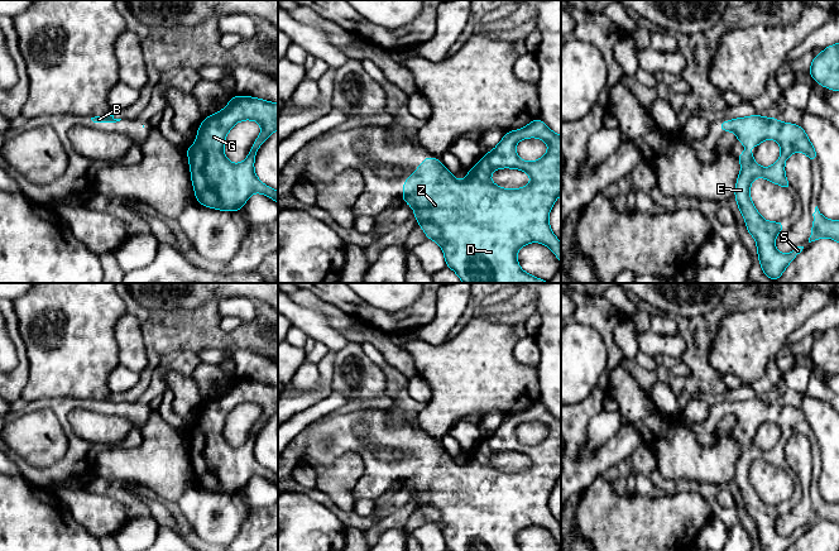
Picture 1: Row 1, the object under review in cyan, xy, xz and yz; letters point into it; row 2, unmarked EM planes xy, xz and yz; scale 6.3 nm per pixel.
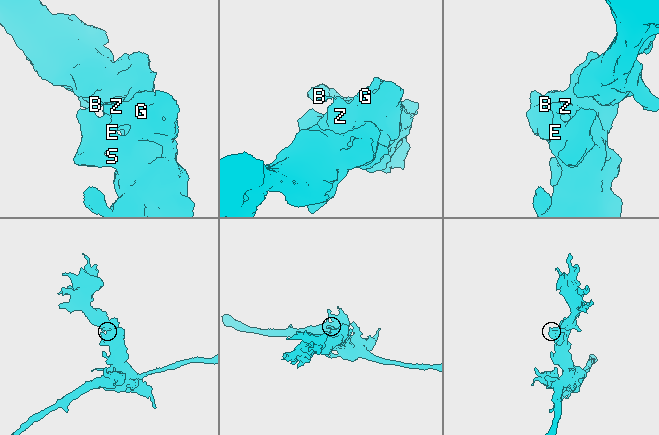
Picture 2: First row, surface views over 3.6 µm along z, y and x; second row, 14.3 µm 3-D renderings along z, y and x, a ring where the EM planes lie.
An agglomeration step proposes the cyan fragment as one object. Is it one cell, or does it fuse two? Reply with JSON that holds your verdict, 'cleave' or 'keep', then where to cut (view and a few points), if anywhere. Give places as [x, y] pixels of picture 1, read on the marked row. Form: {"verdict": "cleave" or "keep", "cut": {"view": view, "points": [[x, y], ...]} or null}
{"verdict": "keep", "cut": null}

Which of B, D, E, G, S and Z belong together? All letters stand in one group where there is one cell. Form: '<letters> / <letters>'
B D E G S Z

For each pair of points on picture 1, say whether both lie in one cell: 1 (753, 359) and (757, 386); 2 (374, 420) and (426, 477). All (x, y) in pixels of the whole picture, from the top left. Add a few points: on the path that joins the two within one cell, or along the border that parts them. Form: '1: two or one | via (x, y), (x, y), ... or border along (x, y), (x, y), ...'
1: two | border along (775, 359), (767, 364), (765, 373), (751, 384)
2: one | via (392, 430), (398, 431), (426, 459)

